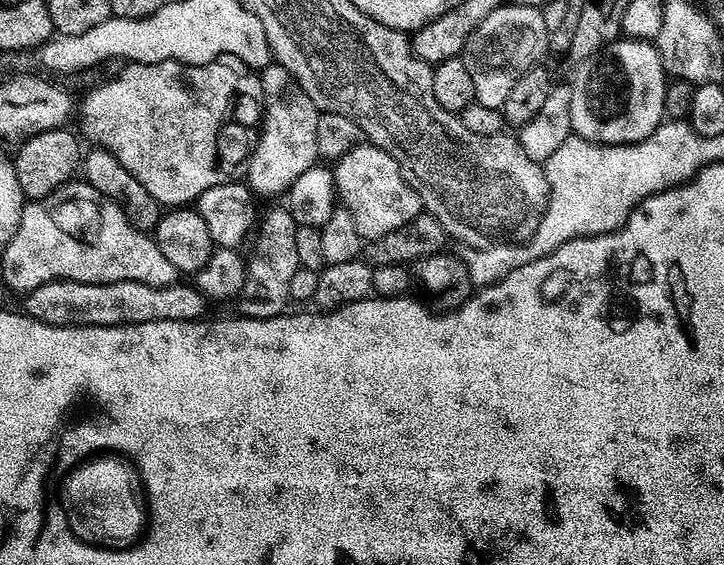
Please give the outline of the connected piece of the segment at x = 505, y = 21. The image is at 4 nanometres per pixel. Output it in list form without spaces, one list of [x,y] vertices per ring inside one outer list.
[[[515,2],[501,3],[494,14],[486,14],[482,22],[466,38],[462,59],[470,79],[474,81],[476,103],[491,108],[503,109],[510,89],[526,70],[537,67],[540,60],[550,52],[550,33],[541,9],[518,5]]]

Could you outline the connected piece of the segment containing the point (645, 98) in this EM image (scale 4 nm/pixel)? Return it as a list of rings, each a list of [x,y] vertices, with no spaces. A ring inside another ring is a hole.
[[[617,38],[612,43],[607,44],[596,52],[590,58],[586,58],[581,64],[575,65],[576,72],[570,79],[570,87],[572,93],[570,94],[570,122],[572,123],[573,133],[581,140],[589,140],[595,144],[636,144],[642,138],[646,138],[650,134],[654,134],[654,130],[659,124],[665,123],[666,117],[664,114],[664,99],[666,98],[666,90],[668,89],[669,81],[666,79],[666,73],[660,55],[656,49],[655,43],[645,40],[633,40],[627,38]]]

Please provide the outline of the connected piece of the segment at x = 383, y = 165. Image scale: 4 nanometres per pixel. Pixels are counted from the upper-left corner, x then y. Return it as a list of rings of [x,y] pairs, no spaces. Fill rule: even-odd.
[[[361,142],[342,154],[335,161],[332,177],[339,203],[350,214],[354,230],[358,230],[366,242],[382,238],[382,234],[390,234],[390,230],[398,230],[398,226],[406,226],[406,222],[410,222],[410,218],[422,210],[418,194],[409,186],[406,178],[402,178],[398,162],[394,162],[394,158],[390,158],[390,154],[376,144]]]

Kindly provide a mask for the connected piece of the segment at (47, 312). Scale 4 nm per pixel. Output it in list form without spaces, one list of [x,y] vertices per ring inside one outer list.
[[[44,280],[33,284],[24,296],[23,315],[42,322],[46,326],[59,328],[81,328],[82,326],[122,326],[142,322],[199,321],[205,315],[204,296],[191,283],[177,282],[161,288],[146,286],[146,282],[112,282],[91,284],[73,280]]]

